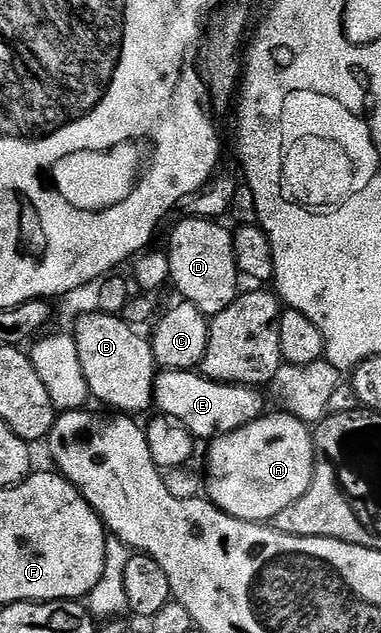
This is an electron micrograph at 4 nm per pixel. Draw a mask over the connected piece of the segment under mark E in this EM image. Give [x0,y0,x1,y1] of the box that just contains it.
[153,370,263,442]

